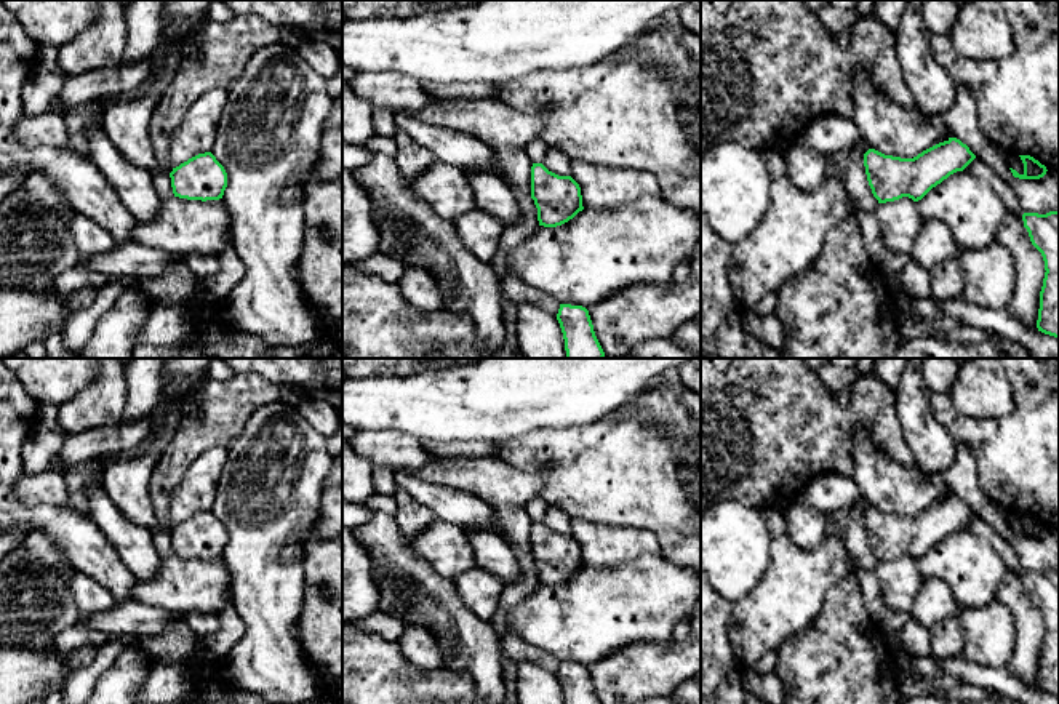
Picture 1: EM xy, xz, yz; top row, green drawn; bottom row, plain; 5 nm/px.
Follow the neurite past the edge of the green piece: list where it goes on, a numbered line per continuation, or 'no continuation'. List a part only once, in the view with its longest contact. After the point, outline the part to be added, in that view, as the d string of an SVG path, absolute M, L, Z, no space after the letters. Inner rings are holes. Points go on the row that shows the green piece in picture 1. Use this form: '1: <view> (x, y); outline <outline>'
no continuation

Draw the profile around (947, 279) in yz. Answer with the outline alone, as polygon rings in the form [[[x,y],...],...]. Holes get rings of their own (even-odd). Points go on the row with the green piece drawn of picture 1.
[[[958,258],[945,259],[931,269],[933,298],[939,301],[958,299],[965,291],[965,274]]]

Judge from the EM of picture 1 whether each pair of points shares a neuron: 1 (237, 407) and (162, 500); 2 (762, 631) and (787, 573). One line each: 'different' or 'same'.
1: same
2: same

